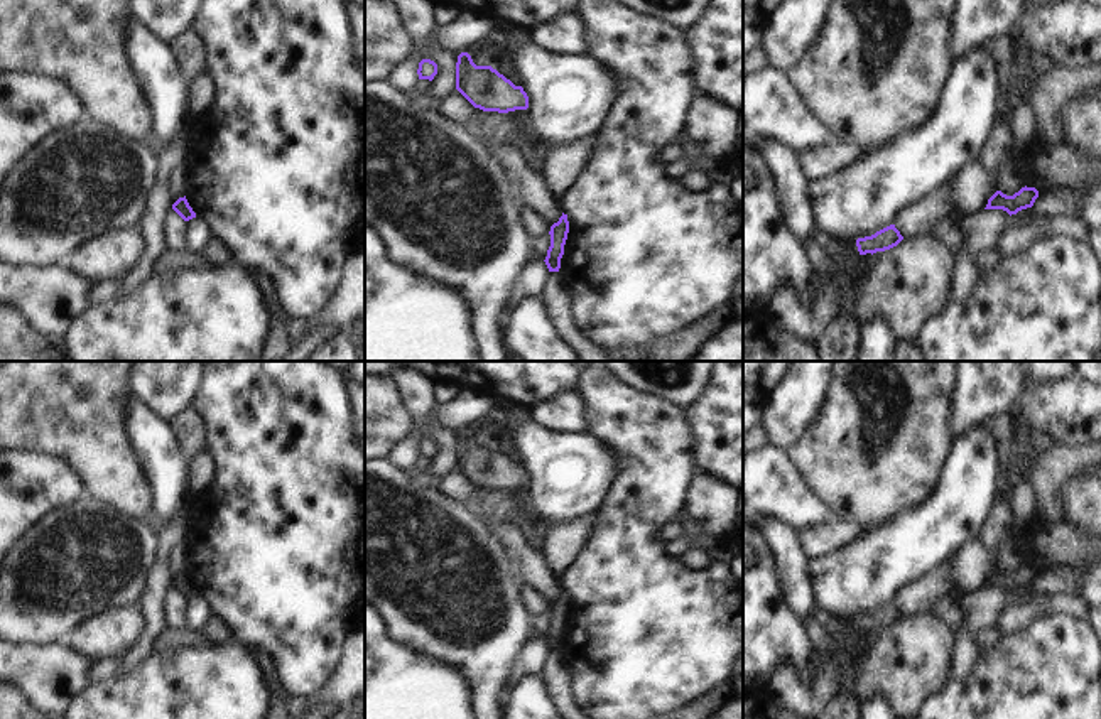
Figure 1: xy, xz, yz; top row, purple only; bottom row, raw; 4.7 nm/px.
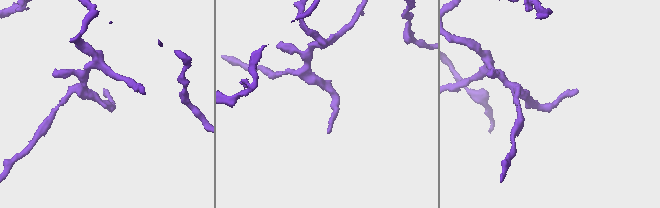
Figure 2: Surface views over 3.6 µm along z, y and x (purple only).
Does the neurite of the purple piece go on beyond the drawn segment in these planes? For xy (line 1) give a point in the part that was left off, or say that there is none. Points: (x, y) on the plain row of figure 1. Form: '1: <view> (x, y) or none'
1: none

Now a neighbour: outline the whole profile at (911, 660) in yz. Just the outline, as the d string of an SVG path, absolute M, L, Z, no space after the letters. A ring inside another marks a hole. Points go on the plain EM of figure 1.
M925 613L903 616L897 624L876 630L873 635L875 645L861 662L856 680L858 702L883 695L897 719L917 719L922 704L951 680L954 630L937 613Z

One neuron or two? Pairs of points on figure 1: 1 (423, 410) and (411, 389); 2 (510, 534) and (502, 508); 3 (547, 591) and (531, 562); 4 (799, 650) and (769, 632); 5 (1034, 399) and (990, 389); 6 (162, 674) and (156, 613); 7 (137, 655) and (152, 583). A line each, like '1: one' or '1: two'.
1: one
2: two
3: one
4: one
5: two
6: two
7: one

